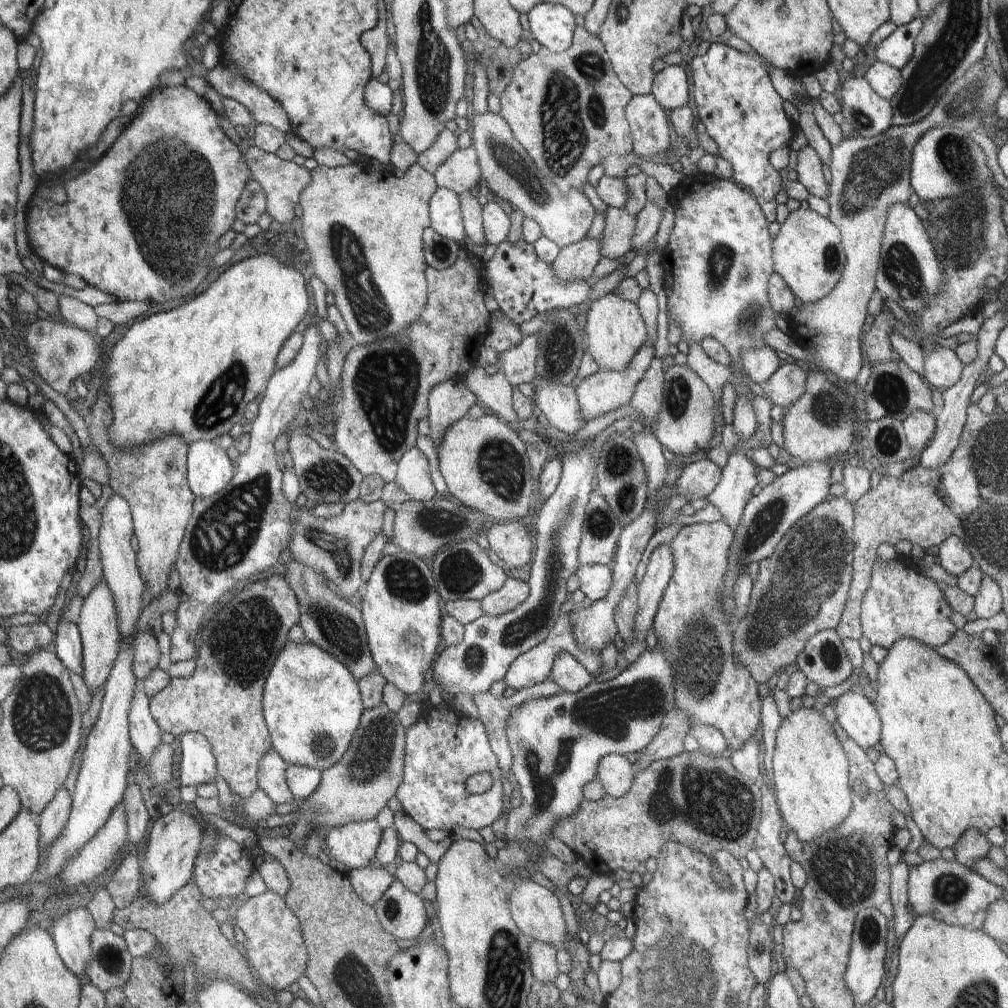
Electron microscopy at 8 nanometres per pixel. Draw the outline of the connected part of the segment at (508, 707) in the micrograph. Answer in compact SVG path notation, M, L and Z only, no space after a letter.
M538 686L520 689L511 698L494 697L490 691L474 695L474 703L484 724L491 750L494 752L501 774L509 778L513 762L507 740L506 725L514 708L530 698L538 699Z

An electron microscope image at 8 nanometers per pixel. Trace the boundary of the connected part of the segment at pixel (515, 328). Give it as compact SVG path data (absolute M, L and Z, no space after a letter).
M492 315L488 324L488 331L482 346L492 348L497 354L502 351L518 347L523 340L519 326L506 318L496 318Z

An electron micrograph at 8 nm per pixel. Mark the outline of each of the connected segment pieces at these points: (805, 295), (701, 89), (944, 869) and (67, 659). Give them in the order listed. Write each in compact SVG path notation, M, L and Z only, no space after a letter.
M811 209L790 212L772 242L772 253L773 270L802 303L814 303L830 294L838 285L846 265L838 228Z
M711 44L704 56L696 56L690 62L692 82L694 82L696 104L699 109L699 118L706 127L706 134L718 146L718 155L732 168L731 181L738 187L744 188L758 204L762 215L770 224L776 221L777 202L775 197L783 189L781 177L770 164L770 154L776 149L784 147L795 137L798 125L795 126L784 111L784 100L773 88L769 76L769 66L766 60L759 59L756 55L742 53L726 44Z
M943 858L922 862L918 866L910 866L908 878L908 903L918 915L929 915L939 922L948 925L962 926L966 929L982 929L987 918L987 909L999 899L1003 898L1002 889L986 881L982 876L965 868L958 862L947 862Z
M60 619L56 640L56 657L68 671L77 676L83 676L83 647L78 628L73 623Z

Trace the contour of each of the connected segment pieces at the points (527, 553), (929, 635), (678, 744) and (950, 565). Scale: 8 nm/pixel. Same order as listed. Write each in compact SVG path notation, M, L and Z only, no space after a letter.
M490 523L484 535L488 538L490 548L505 563L507 570L522 568L533 560L533 538L531 529L523 523Z
M878 556L871 569L871 580L861 605L861 632L868 638L872 645L877 645L886 650L903 639L913 639L922 645L931 647L941 646L949 642L957 630L951 623L951 607L945 600L945 595L939 585L928 579L915 568L912 557L897 556L896 559L882 561Z
M675 707L662 720L660 730L654 739L637 754L637 761L631 764L634 774L645 770L650 764L685 752L684 739L690 734L692 722L687 715Z
M948 535L939 547L938 565L942 566L951 576L958 579L972 567L974 560L958 536Z

